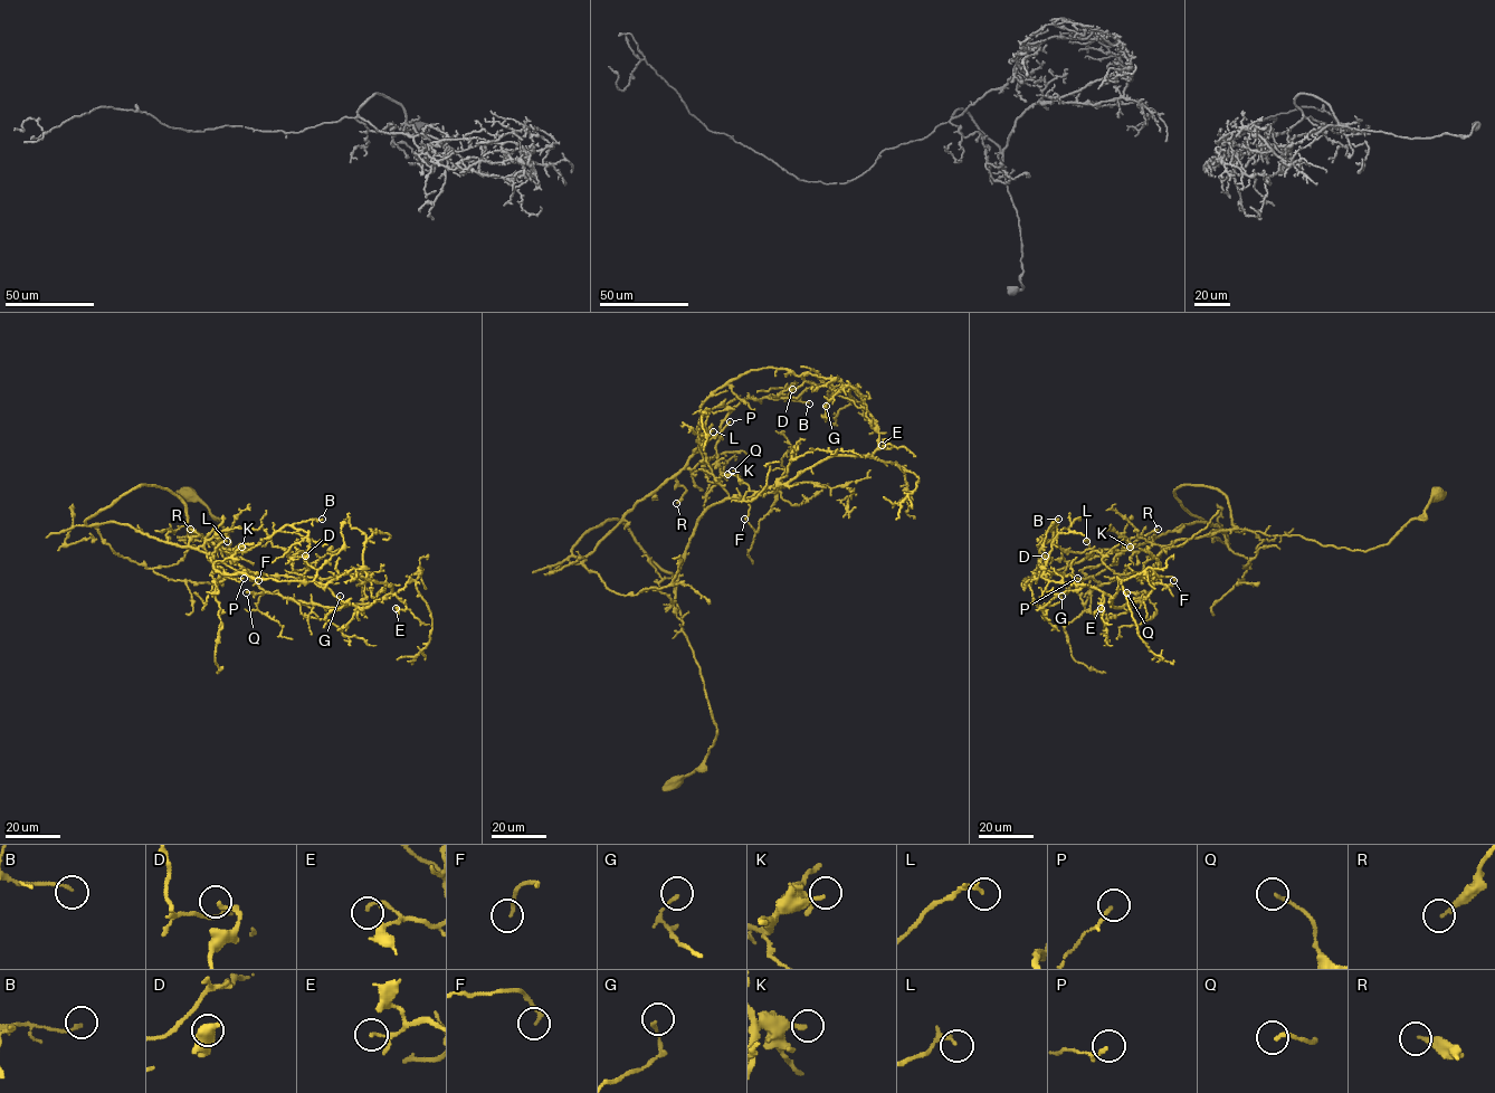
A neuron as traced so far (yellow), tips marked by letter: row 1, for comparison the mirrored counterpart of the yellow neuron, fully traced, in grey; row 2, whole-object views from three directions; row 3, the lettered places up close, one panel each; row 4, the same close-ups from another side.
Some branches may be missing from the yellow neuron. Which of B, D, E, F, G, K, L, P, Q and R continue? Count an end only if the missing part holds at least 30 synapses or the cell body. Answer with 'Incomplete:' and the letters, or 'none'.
Incomplete: none

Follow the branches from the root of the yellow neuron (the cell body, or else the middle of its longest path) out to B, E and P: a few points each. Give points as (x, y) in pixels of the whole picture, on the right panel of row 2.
B: (1436, 494), (1425, 513), (1388, 543), (1367, 551), (1236, 529), (1138, 551), (1067, 552), (1054, 541), (1058, 519)
E: (1436, 494), (1367, 551), (1239, 529), (1177, 540), (1160, 552), (1150, 592), (1119, 608), (1104, 593), (1101, 608)
P: (1436, 494), (1388, 543), (1367, 551), (1228, 529), (1173, 541), (1136, 576), (1103, 583), (1077, 578)

